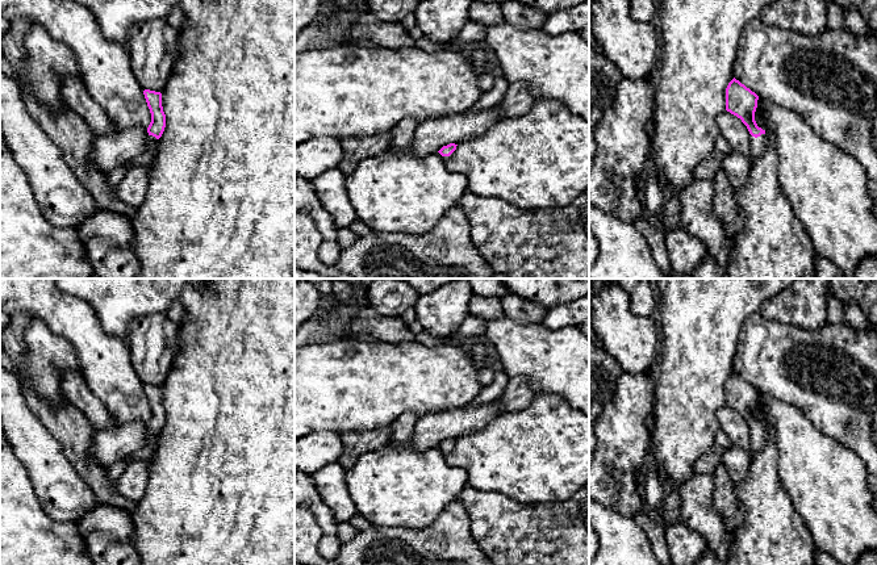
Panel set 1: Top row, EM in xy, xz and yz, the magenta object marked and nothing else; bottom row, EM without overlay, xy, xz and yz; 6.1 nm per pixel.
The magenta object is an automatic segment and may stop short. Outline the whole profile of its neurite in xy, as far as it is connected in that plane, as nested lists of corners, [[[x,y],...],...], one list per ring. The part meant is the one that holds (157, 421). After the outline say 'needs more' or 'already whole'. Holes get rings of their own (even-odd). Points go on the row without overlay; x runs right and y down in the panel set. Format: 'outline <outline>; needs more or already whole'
outline [[[145,384],[143,389],[151,407],[151,417],[147,422],[150,435],[147,444],[129,456],[130,461],[146,460],[153,456],[158,434],[162,431],[166,422],[166,409],[162,401],[162,388]]]; needs more

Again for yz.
outline [[[735,372],[726,382],[726,405],[740,413],[751,428],[751,456],[760,452],[765,444],[765,424],[755,415],[757,394],[759,390]]]; needs more

